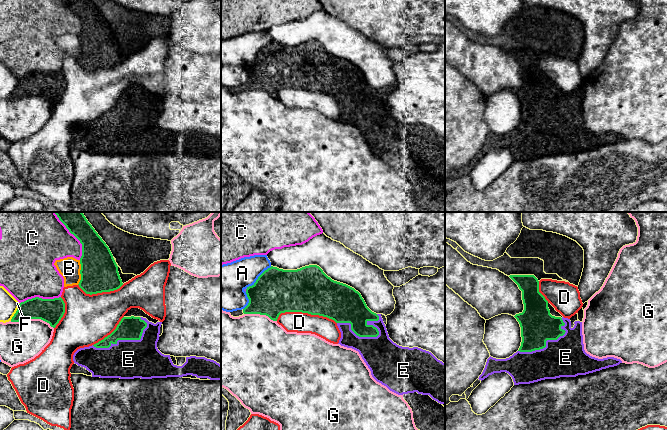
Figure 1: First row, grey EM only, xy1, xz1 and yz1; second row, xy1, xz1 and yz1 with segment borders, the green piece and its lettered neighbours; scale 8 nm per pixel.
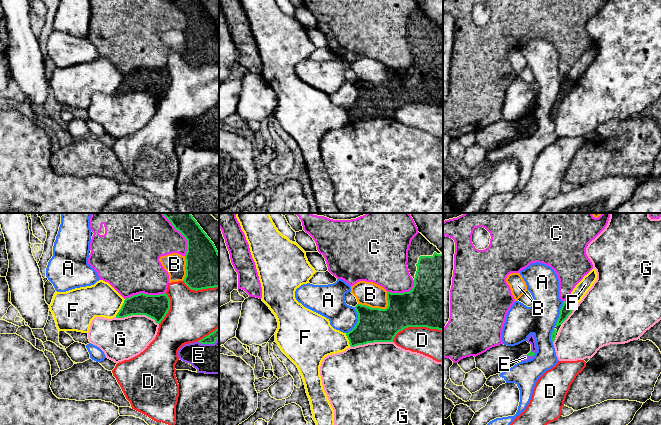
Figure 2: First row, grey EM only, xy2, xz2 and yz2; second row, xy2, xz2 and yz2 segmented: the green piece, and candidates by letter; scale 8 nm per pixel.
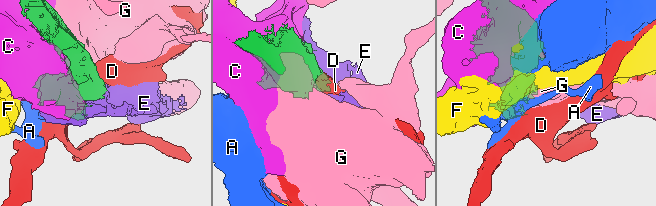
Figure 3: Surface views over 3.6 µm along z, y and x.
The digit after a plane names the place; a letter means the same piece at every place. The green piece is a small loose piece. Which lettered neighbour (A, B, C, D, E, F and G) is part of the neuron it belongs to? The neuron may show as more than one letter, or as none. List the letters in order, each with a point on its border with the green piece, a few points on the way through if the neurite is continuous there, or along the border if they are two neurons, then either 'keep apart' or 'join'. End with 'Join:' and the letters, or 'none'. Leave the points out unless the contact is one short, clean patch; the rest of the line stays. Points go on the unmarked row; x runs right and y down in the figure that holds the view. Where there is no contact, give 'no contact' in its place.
A: meets green in xz2 at (358, 97); keep apart
B: meets green in xz2 at (378, 84); keep apart
C: meets green in xy1 at (40, 74); keep apart
D: meets green in xz1 at (306, 88); keep apart
E: meets green in xz1 at (356, 110); join
F: meets green in xy1 at (16, 88); border along xy1 (20, 79), (10, 96); keep apart
G: meets green in xy1 at (32, 94); keep apart
Join: E

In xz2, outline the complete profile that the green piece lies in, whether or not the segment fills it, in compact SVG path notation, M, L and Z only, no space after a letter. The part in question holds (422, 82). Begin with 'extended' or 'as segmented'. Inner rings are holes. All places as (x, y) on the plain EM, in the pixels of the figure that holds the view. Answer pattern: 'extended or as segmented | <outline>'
extended | M421 9L411 17L408 26L408 46L414 56L409 68L387 68L386 85L357 80L358 98L346 109L351 123L374 118L393 118L400 107L408 103L427 103L443 107L443 30Z

